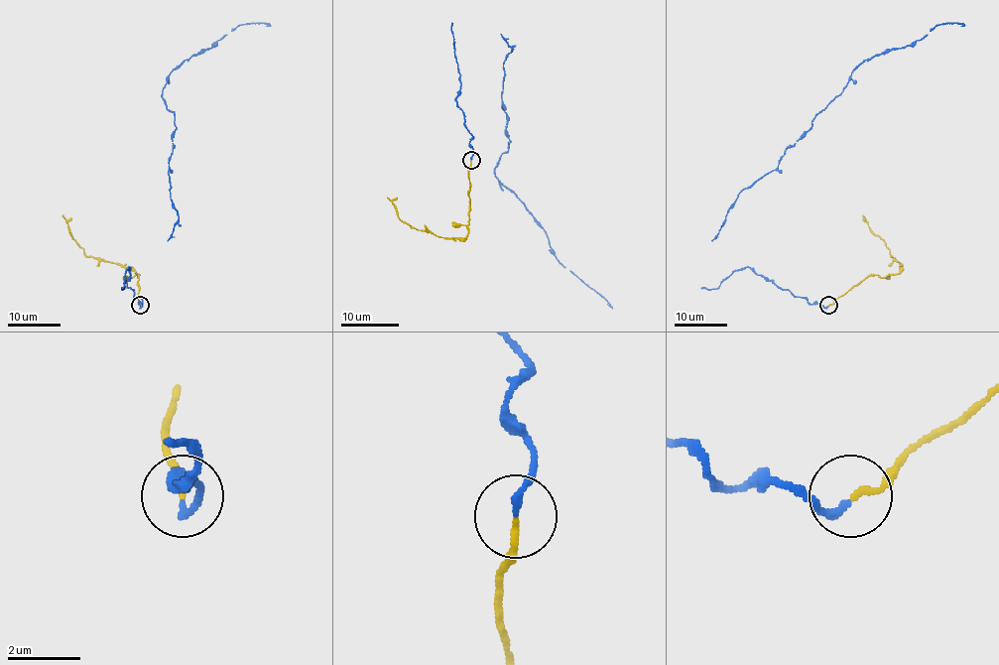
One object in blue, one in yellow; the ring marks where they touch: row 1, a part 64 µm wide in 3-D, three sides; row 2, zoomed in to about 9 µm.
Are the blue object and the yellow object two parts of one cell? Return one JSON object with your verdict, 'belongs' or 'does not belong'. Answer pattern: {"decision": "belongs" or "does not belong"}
{"decision": "belongs"}

